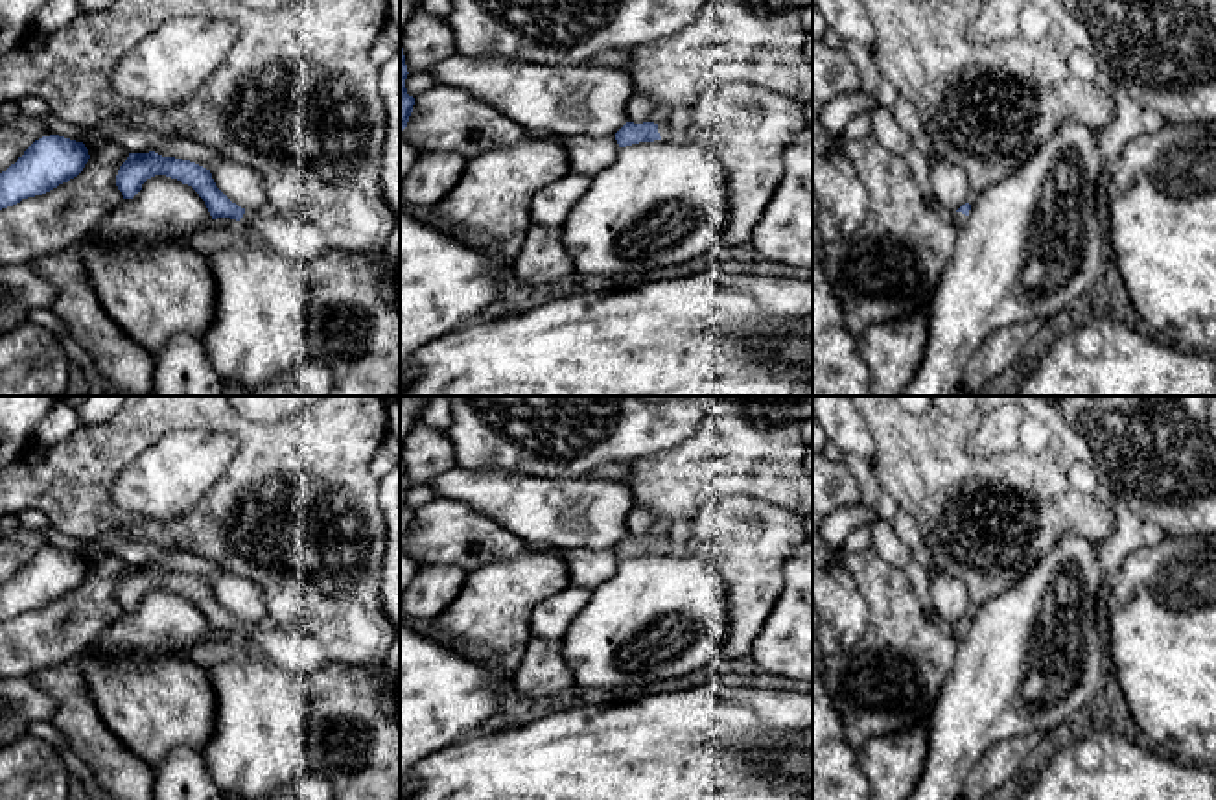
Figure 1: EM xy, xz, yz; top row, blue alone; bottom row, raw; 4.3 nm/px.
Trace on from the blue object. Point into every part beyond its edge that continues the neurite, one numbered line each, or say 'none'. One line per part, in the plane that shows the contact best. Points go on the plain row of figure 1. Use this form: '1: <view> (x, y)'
1: xz (666, 542)

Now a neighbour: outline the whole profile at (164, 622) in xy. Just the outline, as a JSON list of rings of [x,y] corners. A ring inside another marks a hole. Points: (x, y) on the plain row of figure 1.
[[[155,588],[133,612],[123,612],[87,649],[109,660],[190,654],[214,634],[199,606],[177,592]]]

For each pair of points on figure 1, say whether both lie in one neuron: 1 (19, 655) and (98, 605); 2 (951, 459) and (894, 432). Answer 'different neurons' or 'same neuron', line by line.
1: same neuron
2: same neuron

